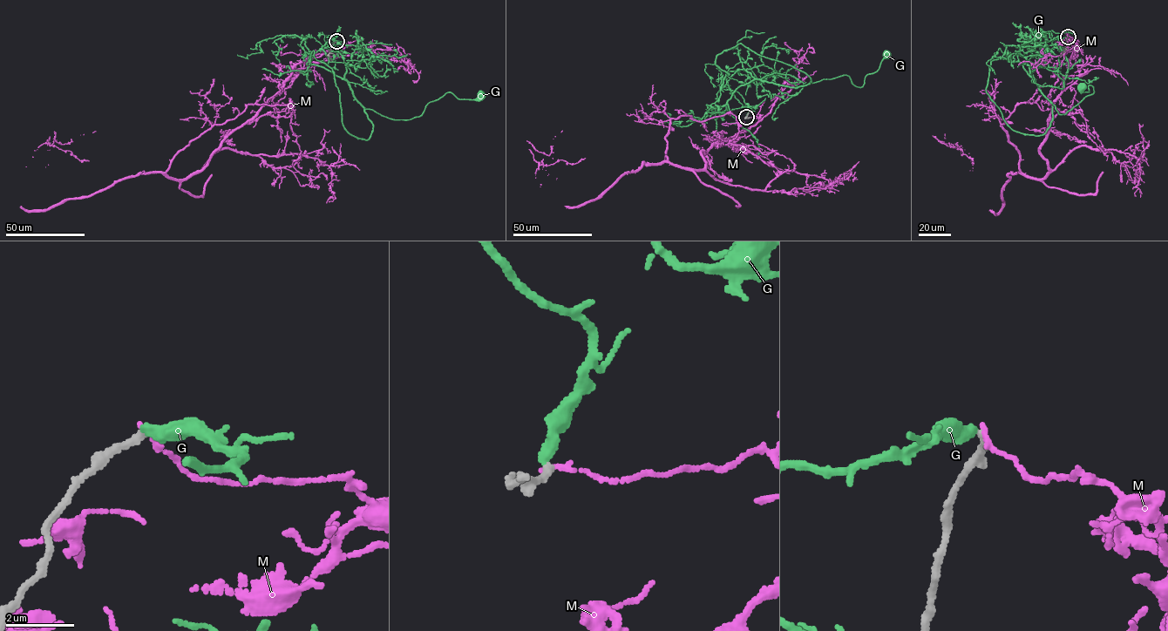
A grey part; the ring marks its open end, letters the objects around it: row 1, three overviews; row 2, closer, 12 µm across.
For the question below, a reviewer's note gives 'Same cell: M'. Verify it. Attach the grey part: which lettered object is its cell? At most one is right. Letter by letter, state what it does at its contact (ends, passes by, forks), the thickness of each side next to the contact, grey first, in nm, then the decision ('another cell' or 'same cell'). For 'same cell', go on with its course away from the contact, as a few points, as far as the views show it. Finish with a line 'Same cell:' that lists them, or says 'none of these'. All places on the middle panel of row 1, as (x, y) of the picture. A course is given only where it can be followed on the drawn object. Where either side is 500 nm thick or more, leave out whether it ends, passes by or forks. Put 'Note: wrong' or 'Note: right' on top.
Note: wrong
G: it ends | 200/360 nm | same cell | via (746, 117), (748, 110), (726, 84), (739, 69), (762, 80), (796, 87), (847, 75), (859, 87), (886, 56)
M: it ends | 220/120 nm | another cell
Same cell: G

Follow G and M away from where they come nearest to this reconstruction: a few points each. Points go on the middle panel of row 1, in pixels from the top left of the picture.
G: (746, 117), (748, 110), (726, 84), (739, 69), (762, 80), (796, 87), (847, 75), (859, 87), (886, 56)
M: (746, 117), (759, 119), (702, 151), (699, 169), (539, 165), (530, 150), (549, 155), (562, 131)

